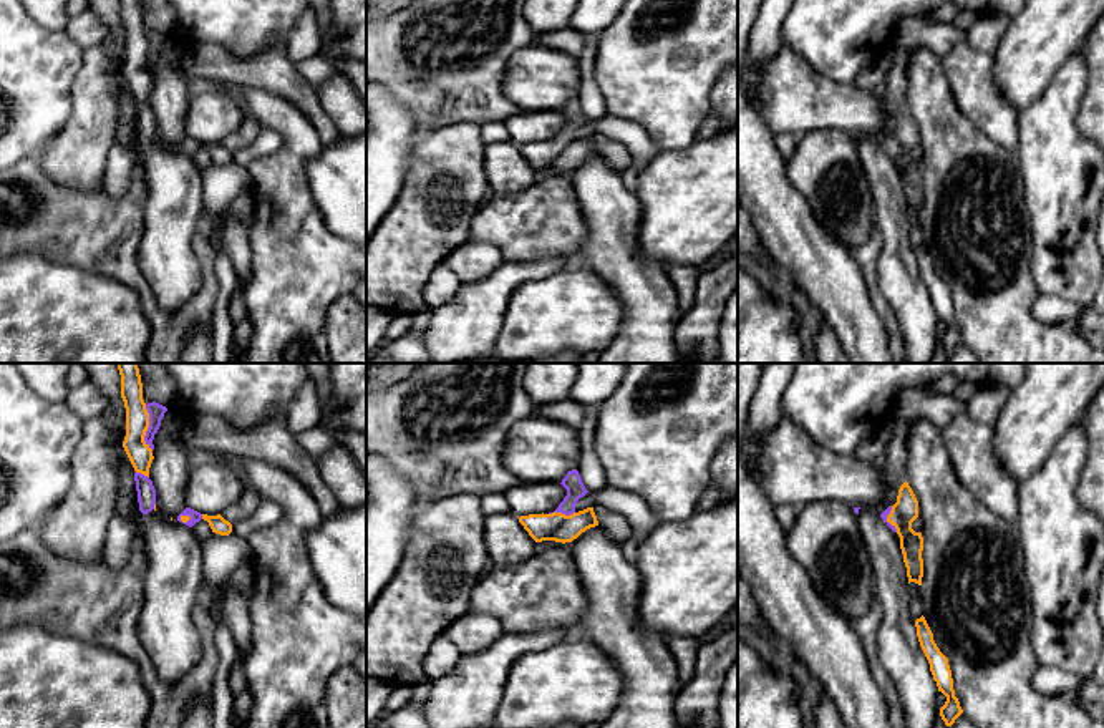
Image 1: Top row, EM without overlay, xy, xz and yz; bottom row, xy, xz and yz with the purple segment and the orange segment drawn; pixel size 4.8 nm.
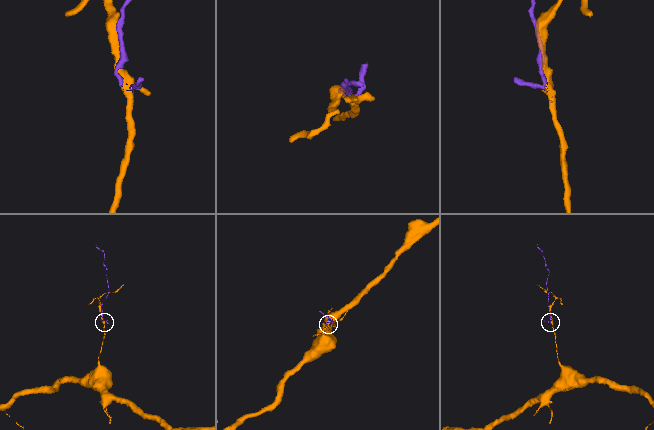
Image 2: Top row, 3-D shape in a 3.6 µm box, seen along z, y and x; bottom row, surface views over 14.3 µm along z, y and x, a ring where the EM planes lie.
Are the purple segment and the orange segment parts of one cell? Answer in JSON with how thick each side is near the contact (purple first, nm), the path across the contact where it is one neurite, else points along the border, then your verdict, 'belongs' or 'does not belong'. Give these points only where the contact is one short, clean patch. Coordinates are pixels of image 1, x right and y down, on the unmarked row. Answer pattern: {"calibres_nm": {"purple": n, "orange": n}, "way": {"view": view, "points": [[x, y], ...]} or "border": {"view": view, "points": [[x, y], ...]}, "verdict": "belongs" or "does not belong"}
{"calibres_nm": {"purple": 80, "orange": 120}, "verdict": "belongs"}

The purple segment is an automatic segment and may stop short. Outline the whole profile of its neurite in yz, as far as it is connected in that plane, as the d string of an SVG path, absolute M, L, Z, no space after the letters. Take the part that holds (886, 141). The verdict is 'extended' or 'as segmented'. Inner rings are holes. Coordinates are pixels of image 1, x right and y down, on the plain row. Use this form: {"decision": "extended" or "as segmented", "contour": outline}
{"decision": "extended", "contour": "M907 109L898 118L897 131L889 134L880 146L900 166L900 177L907 196L908 212L915 211L922 214L923 166L922 161L915 161L912 158L912 151L918 146L918 129Z"}

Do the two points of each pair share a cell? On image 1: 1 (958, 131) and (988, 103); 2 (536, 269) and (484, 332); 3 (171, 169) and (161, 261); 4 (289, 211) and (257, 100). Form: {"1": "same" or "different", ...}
{"1": "different", "2": "same", "3": "same", "4": "same"}

